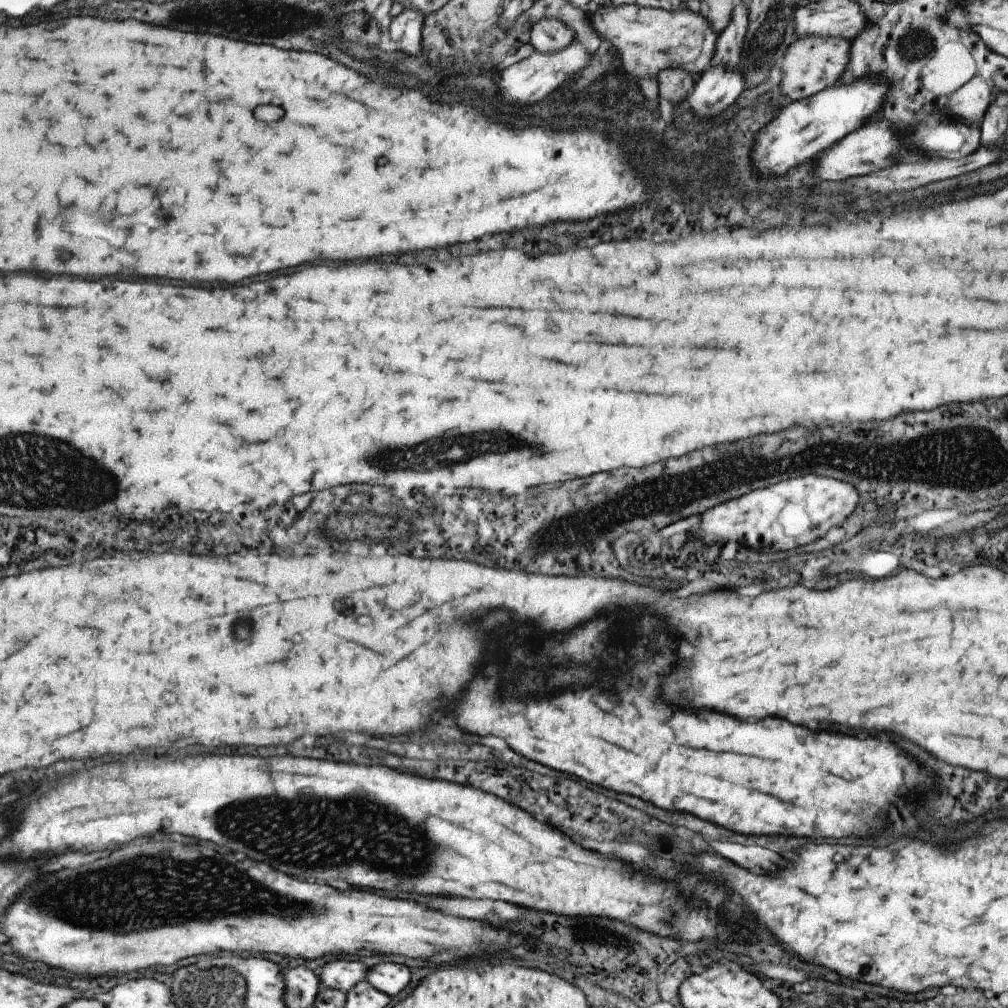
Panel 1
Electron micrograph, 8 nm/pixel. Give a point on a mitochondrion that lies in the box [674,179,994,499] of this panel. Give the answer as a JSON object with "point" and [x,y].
{"point":[935,459]}

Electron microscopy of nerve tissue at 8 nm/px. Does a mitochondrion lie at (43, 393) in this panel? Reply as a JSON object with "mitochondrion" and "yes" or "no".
{"mitochondrion":"no"}

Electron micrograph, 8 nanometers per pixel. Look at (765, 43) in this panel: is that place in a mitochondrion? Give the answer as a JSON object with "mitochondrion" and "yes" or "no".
{"mitochondrion":"yes"}

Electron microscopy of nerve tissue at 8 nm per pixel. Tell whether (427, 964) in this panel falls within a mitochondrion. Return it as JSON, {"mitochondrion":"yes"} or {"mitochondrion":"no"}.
{"mitochondrion":"no"}

